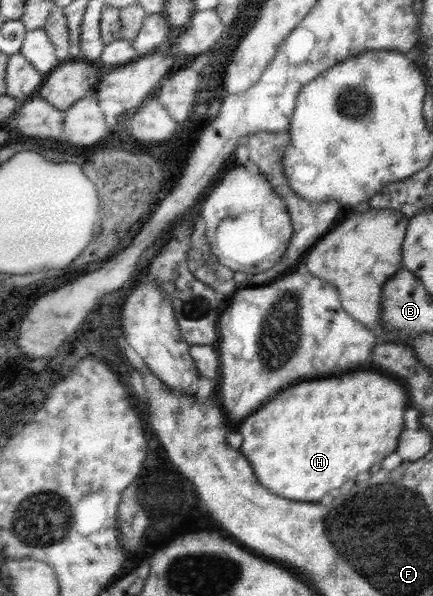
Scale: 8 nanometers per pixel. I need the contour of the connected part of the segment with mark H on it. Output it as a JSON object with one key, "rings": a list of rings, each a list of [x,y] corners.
{"rings":[[[370,366],[352,374],[320,377],[318,380],[298,382],[280,390],[267,403],[246,417],[237,430],[243,441],[239,448],[254,469],[256,478],[271,493],[300,502],[320,503],[320,498],[346,480],[368,472],[374,464],[397,449],[400,432],[404,429],[404,412],[409,406],[405,386],[397,378],[372,370]]]}

